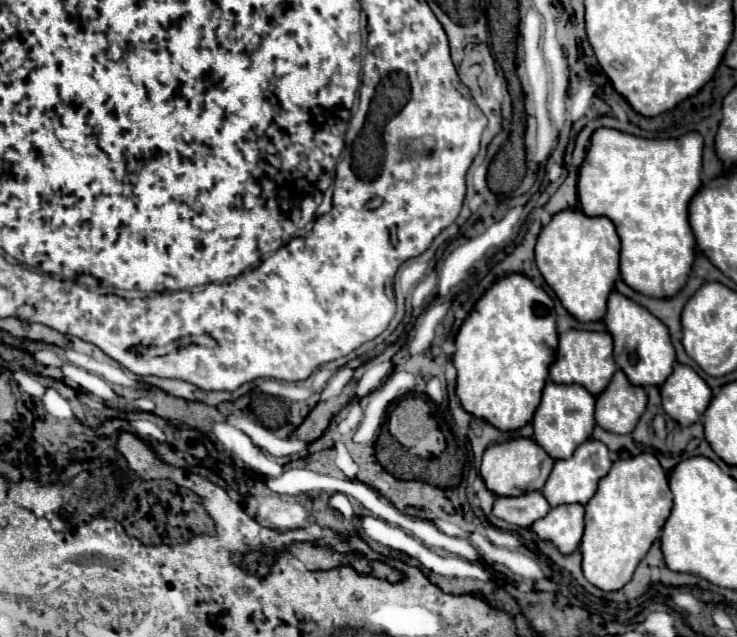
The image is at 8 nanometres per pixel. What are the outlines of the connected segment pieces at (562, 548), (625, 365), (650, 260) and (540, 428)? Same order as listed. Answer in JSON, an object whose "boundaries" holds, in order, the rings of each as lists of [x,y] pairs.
{"boundaries":[[[[563,504],[551,508],[551,512],[537,520],[531,528],[541,538],[551,542],[561,554],[573,554],[583,536],[583,506],[581,504]]],[[[613,292],[607,302],[607,314],[605,314],[605,326],[615,342],[615,362],[625,372],[629,382],[633,386],[661,386],[667,376],[673,372],[675,364],[675,350],[669,340],[667,326],[653,318],[649,310],[641,308],[633,300],[625,298],[619,292]]],[[[599,128],[579,170],[579,204],[587,216],[607,216],[621,238],[621,278],[635,292],[651,298],[673,298],[685,286],[697,248],[689,226],[689,202],[701,188],[703,138],[697,132],[677,140],[645,140],[611,128]]],[[[547,382],[545,390],[543,390],[543,398],[541,404],[533,416],[533,428],[535,428],[535,436],[533,440],[553,458],[553,460],[565,460],[571,458],[575,448],[591,438],[591,432],[595,428],[593,422],[593,402],[595,396],[589,394],[583,386],[579,384],[555,384],[555,382]]]]}

